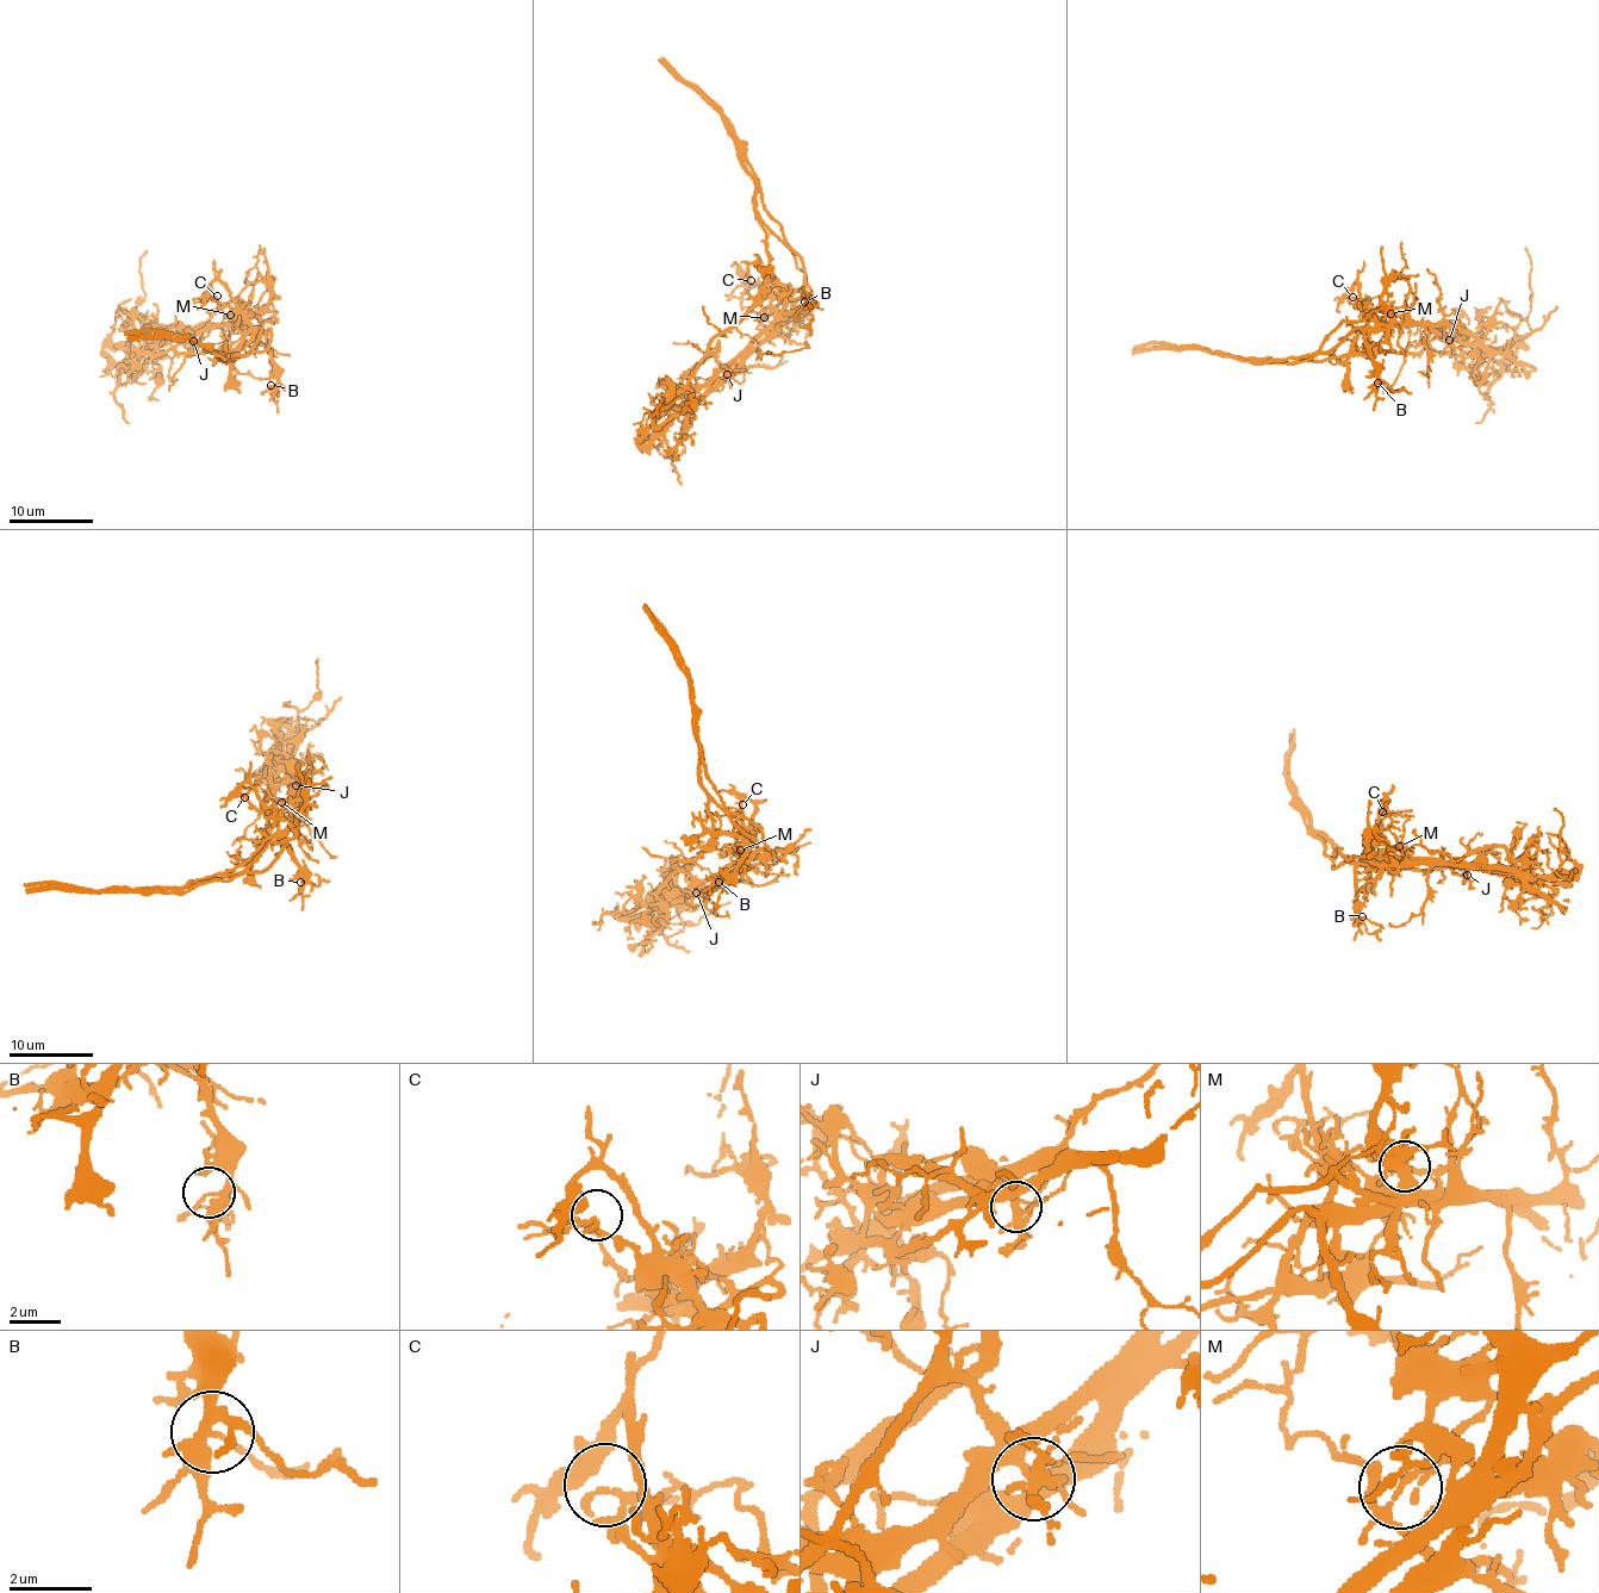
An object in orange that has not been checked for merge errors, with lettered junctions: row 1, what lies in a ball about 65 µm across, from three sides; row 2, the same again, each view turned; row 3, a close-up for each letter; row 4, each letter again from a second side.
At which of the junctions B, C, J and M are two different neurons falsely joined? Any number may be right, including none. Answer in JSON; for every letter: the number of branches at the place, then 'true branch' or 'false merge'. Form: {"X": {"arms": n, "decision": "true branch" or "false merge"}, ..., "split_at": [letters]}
{"B": {"arms": 5, "decision": "true branch"}, "C": {"arms": 3, "decision": "true branch"}, "J": {"arms": 7, "decision": "false merge"}, "M": {"arms": 5, "decision": "false merge"}, "split_at": ["J", "M"]}

